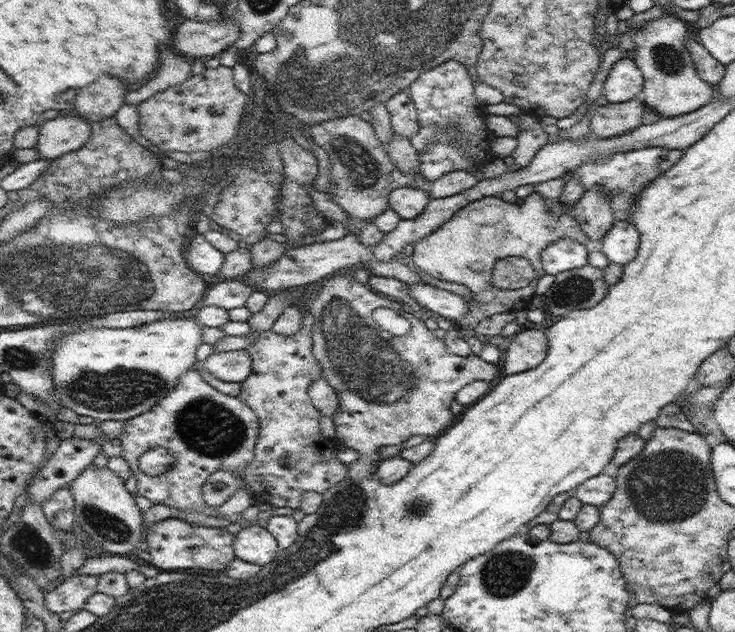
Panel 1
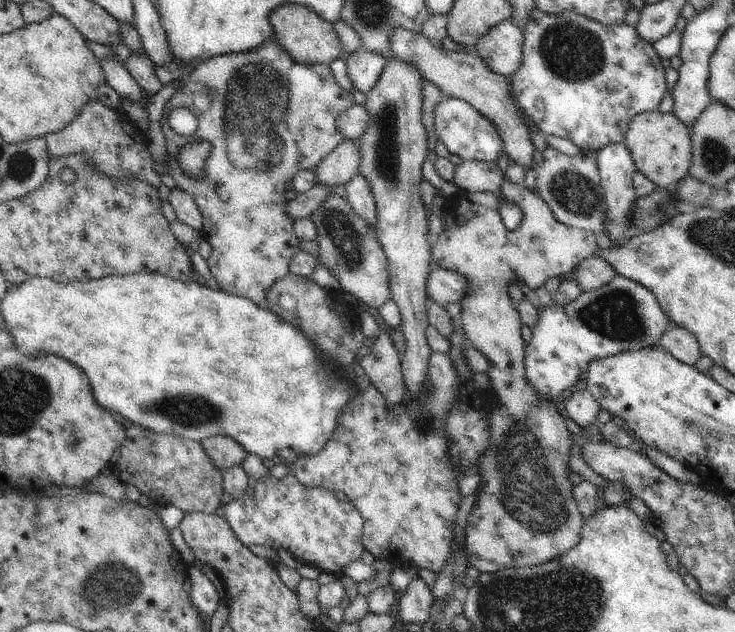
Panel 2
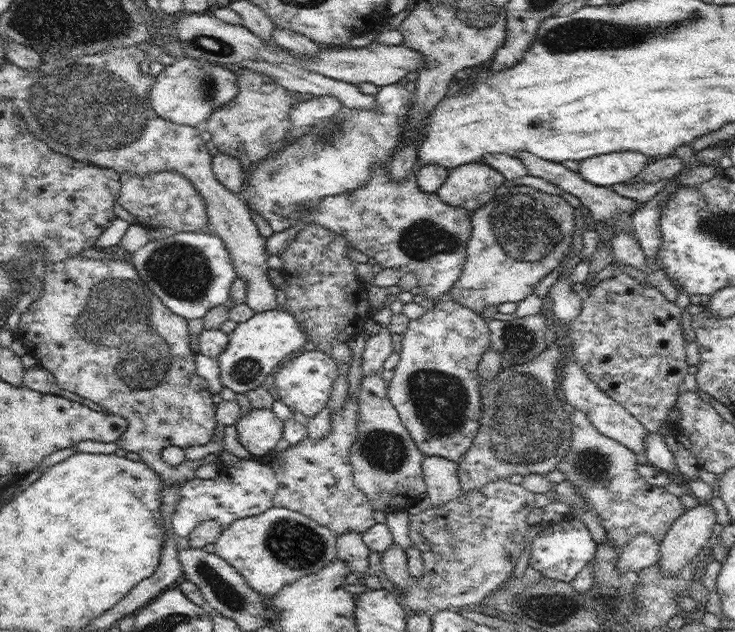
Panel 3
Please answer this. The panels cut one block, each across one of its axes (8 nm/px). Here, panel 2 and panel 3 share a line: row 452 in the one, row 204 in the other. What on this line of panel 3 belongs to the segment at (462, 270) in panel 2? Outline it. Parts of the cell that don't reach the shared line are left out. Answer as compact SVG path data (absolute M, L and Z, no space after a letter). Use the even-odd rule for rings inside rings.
M514 185L509 192L488 201L471 215L471 235L466 245L466 262L460 278L450 293L456 302L476 312L483 312L488 304L499 306L505 302L520 302L530 294L538 282L556 268L563 266L572 251L575 207L560 195L548 194L532 186Z

